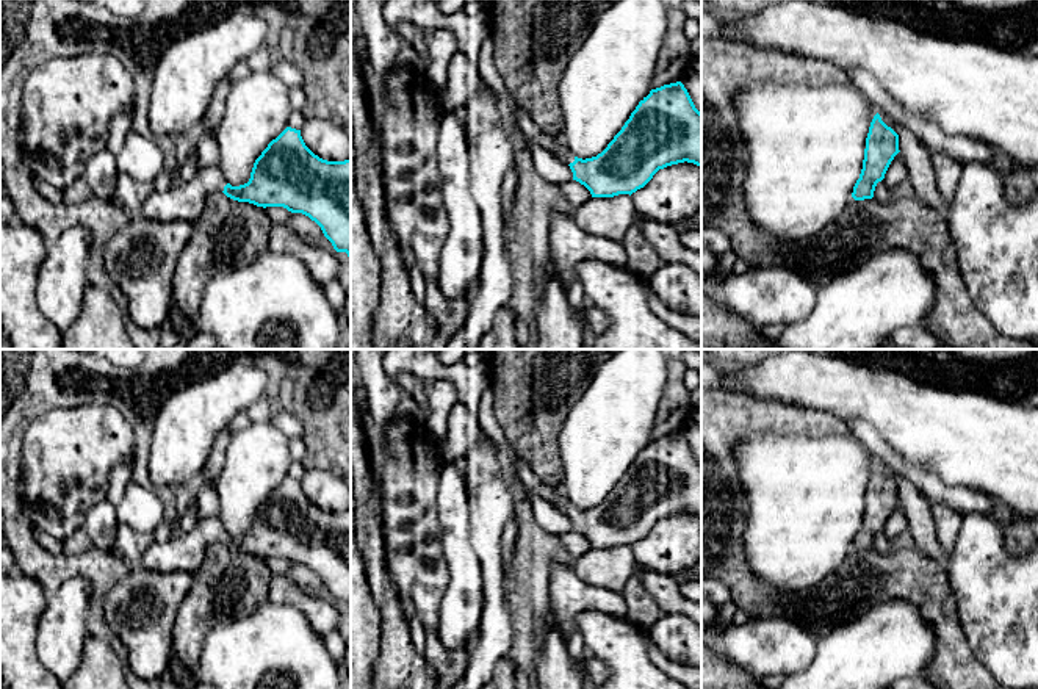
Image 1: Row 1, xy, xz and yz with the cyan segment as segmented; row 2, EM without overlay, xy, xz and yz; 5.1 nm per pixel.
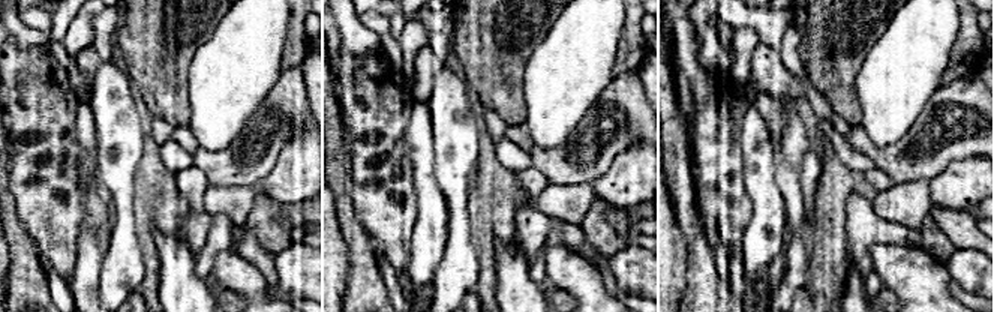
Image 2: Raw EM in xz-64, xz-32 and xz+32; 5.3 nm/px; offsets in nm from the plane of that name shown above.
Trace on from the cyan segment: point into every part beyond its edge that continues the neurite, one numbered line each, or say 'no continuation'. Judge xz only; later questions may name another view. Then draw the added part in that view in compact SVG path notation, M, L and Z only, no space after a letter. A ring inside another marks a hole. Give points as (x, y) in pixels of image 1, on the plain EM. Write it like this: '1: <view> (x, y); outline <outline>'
1: xz (562, 503); outline M562 492L559 498L554 501L554 506L559 507L565 515L570 515L575 512L575 506L565 498Z

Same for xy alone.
1: xy (183, 551); outline M204 518L189 532L174 534L164 543L153 542L142 554L141 565L160 572L196 573L205 559L211 543L222 543L227 536L219 518Z

